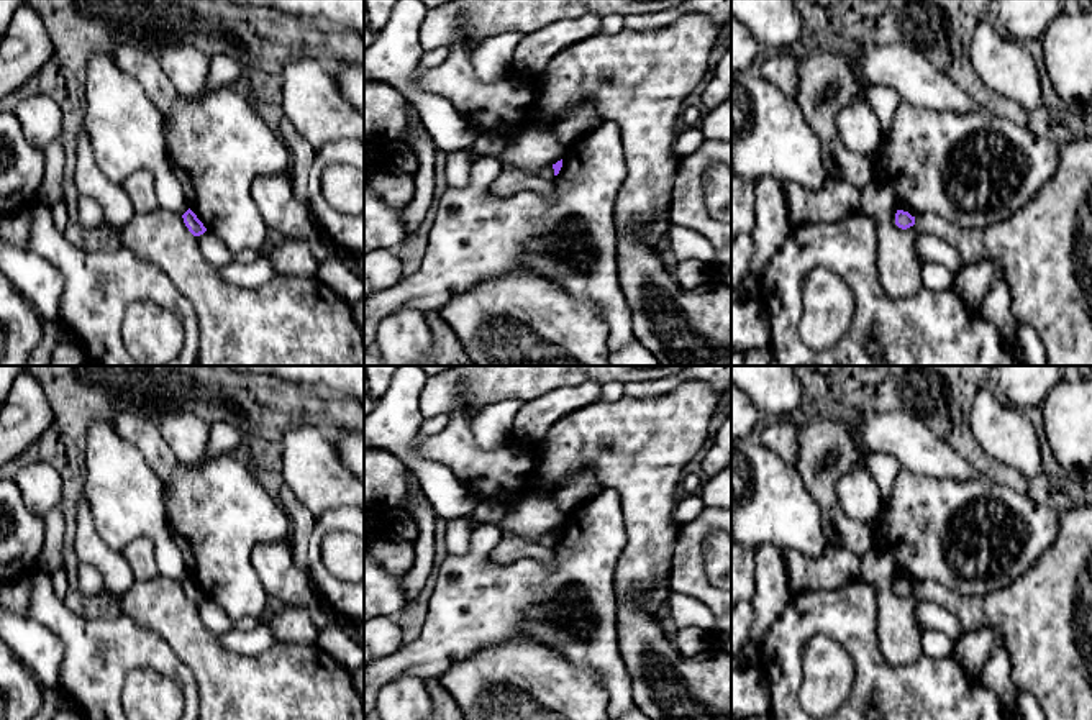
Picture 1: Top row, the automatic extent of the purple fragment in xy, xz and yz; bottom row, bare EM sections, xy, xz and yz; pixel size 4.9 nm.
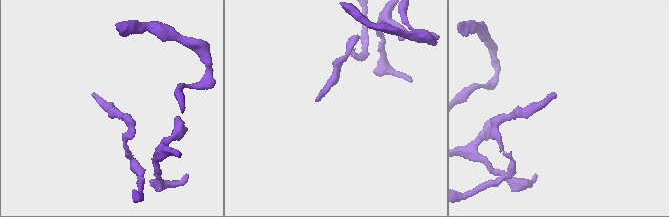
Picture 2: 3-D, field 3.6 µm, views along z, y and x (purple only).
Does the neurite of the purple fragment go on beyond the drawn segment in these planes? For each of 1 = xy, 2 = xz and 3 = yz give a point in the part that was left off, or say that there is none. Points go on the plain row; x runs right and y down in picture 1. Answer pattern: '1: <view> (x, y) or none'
1: none
2: none
3: none

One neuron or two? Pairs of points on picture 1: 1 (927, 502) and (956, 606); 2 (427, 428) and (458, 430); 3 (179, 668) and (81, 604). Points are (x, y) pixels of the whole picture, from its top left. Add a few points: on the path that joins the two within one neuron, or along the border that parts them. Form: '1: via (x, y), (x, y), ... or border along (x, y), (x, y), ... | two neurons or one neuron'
1: border along (915, 583), (937, 581), (963, 594), (989, 594) | two neurons
2: border along (451, 417), (436, 433), (418, 435) | two neurons
3: border along (66, 604), (86, 617), (120, 615) | two neurons

